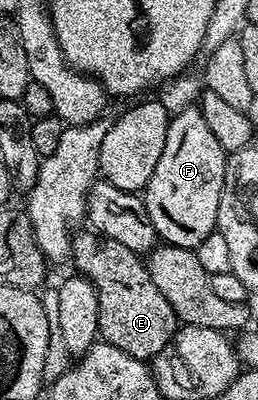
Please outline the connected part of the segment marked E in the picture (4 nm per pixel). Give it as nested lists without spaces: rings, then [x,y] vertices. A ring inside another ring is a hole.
[[[81,232],[73,235],[70,243],[72,263],[79,275],[90,279],[96,288],[98,297],[98,333],[101,341],[120,348],[120,352],[128,352],[128,356],[136,356],[143,360],[153,360],[155,356],[174,340],[174,334],[180,329],[180,323],[172,304],[164,300],[164,292],[152,284],[152,276],[146,271],[145,261],[132,248],[126,248],[119,241],[99,236],[94,232]]]

